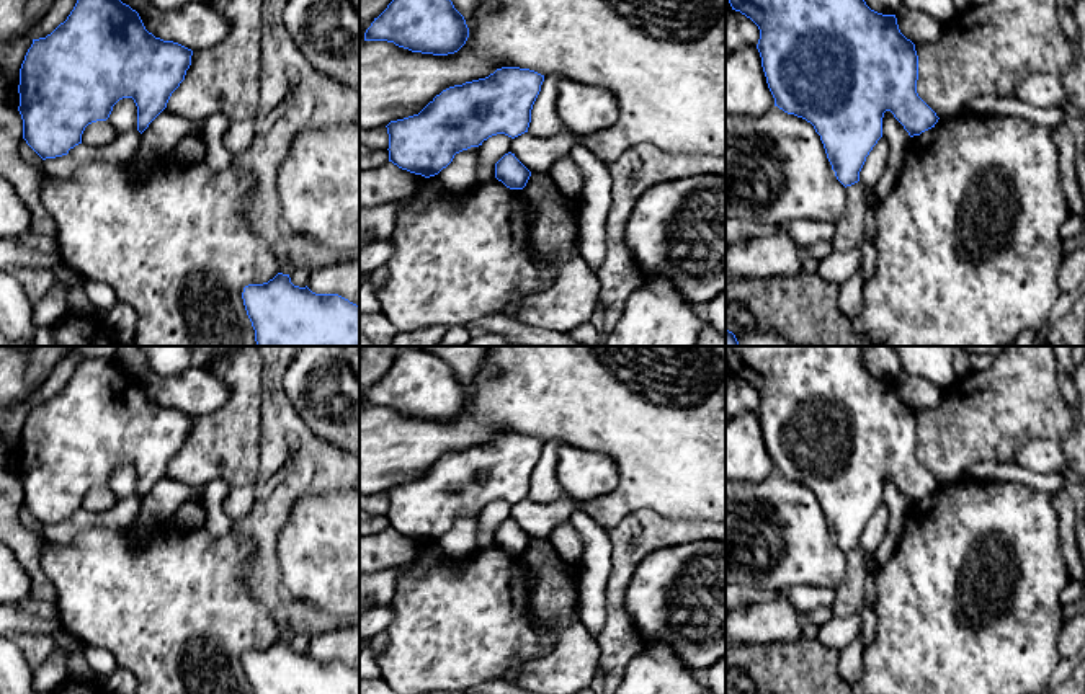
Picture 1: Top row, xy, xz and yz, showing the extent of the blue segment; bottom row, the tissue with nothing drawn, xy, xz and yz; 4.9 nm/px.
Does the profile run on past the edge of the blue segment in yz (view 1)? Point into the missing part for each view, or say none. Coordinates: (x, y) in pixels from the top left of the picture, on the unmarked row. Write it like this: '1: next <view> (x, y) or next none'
1: next none

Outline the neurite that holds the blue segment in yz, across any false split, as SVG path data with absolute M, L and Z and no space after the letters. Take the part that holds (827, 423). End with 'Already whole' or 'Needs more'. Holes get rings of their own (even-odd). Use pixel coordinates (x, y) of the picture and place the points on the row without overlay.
M726 346L732 376L760 395L757 415L775 472L806 485L820 501L837 545L846 554L860 547L866 523L882 503L882 483L891 477L910 503L935 493L936 478L918 462L918 421L915 410L897 390L895 380L871 376L861 346Z. Already whole

